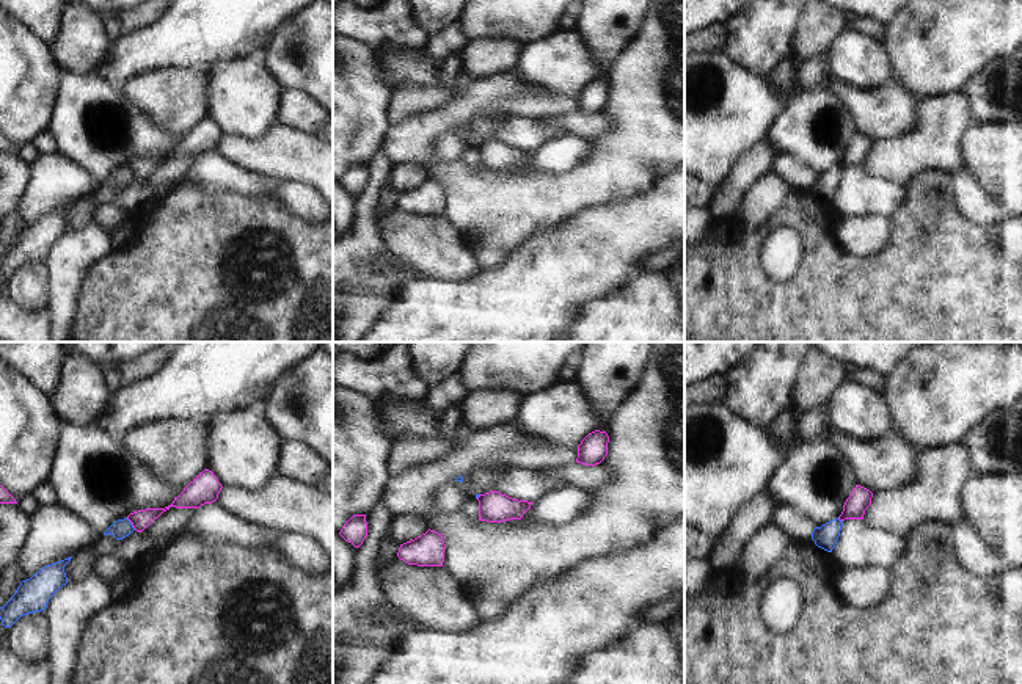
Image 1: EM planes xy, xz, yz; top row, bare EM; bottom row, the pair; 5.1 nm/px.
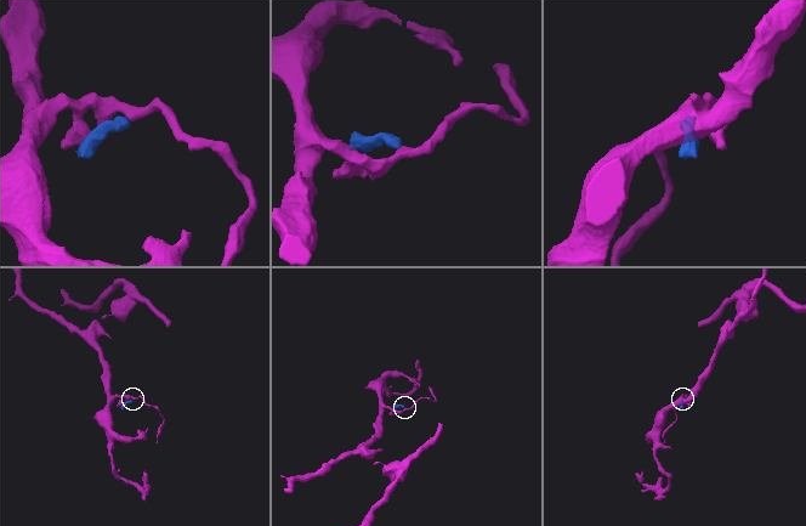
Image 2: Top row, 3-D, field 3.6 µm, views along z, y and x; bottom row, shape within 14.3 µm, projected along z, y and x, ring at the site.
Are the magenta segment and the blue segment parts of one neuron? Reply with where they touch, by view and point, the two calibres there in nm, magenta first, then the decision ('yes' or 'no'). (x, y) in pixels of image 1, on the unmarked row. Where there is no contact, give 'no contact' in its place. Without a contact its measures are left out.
xy (132, 173) | 100/100 nm | no

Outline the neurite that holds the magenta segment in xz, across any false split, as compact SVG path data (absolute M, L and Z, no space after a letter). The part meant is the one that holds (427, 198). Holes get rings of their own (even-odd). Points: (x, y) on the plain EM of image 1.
M429 177L421 185L400 193L397 206L408 213L443 215L444 198L443 184Z

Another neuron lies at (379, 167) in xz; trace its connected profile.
M383 149L374 152L366 163L367 185L356 196L355 218L350 229L339 242L333 243L333 342L361 342L391 303L391 298L386 303L380 300L385 295L383 279L370 271L370 264L385 251L374 220L378 207L377 193L388 179L391 166Z

